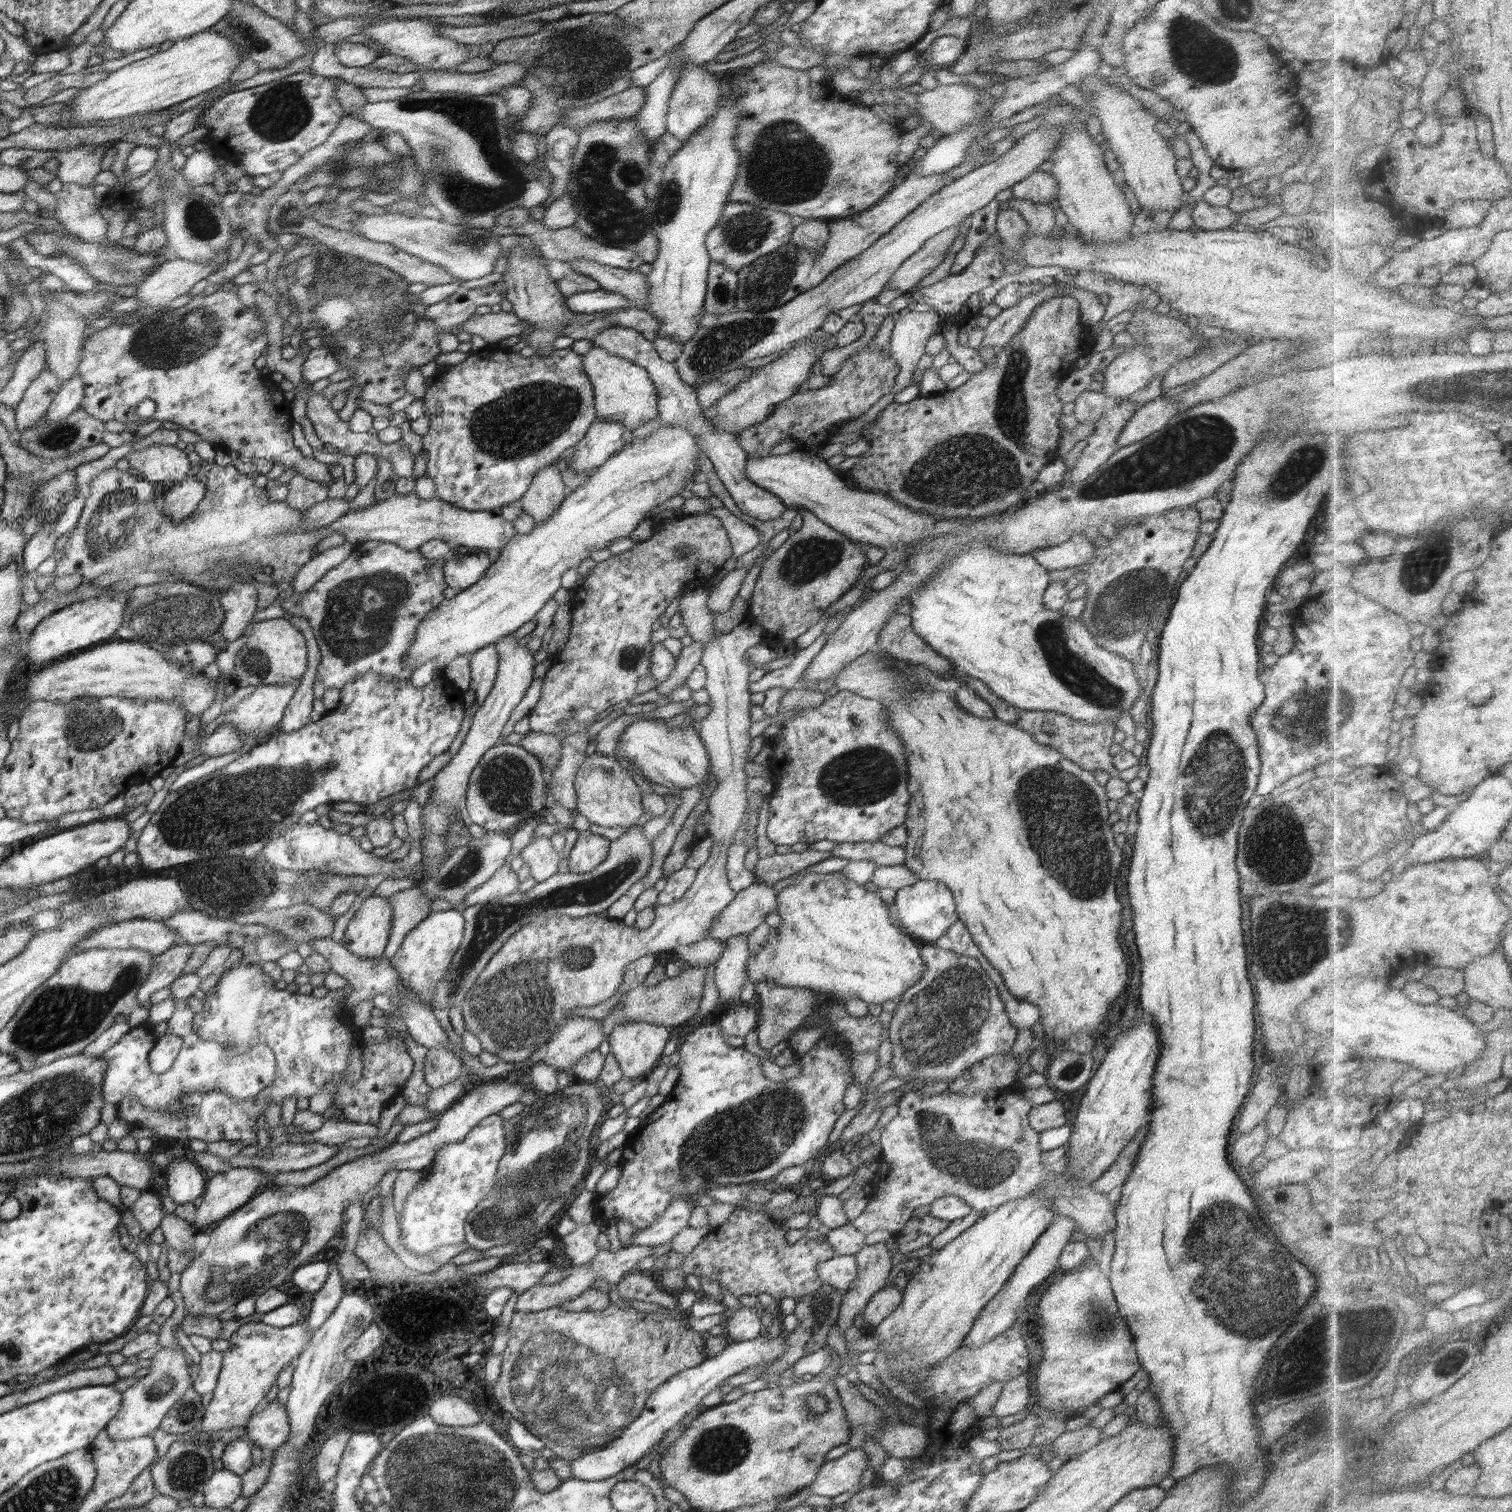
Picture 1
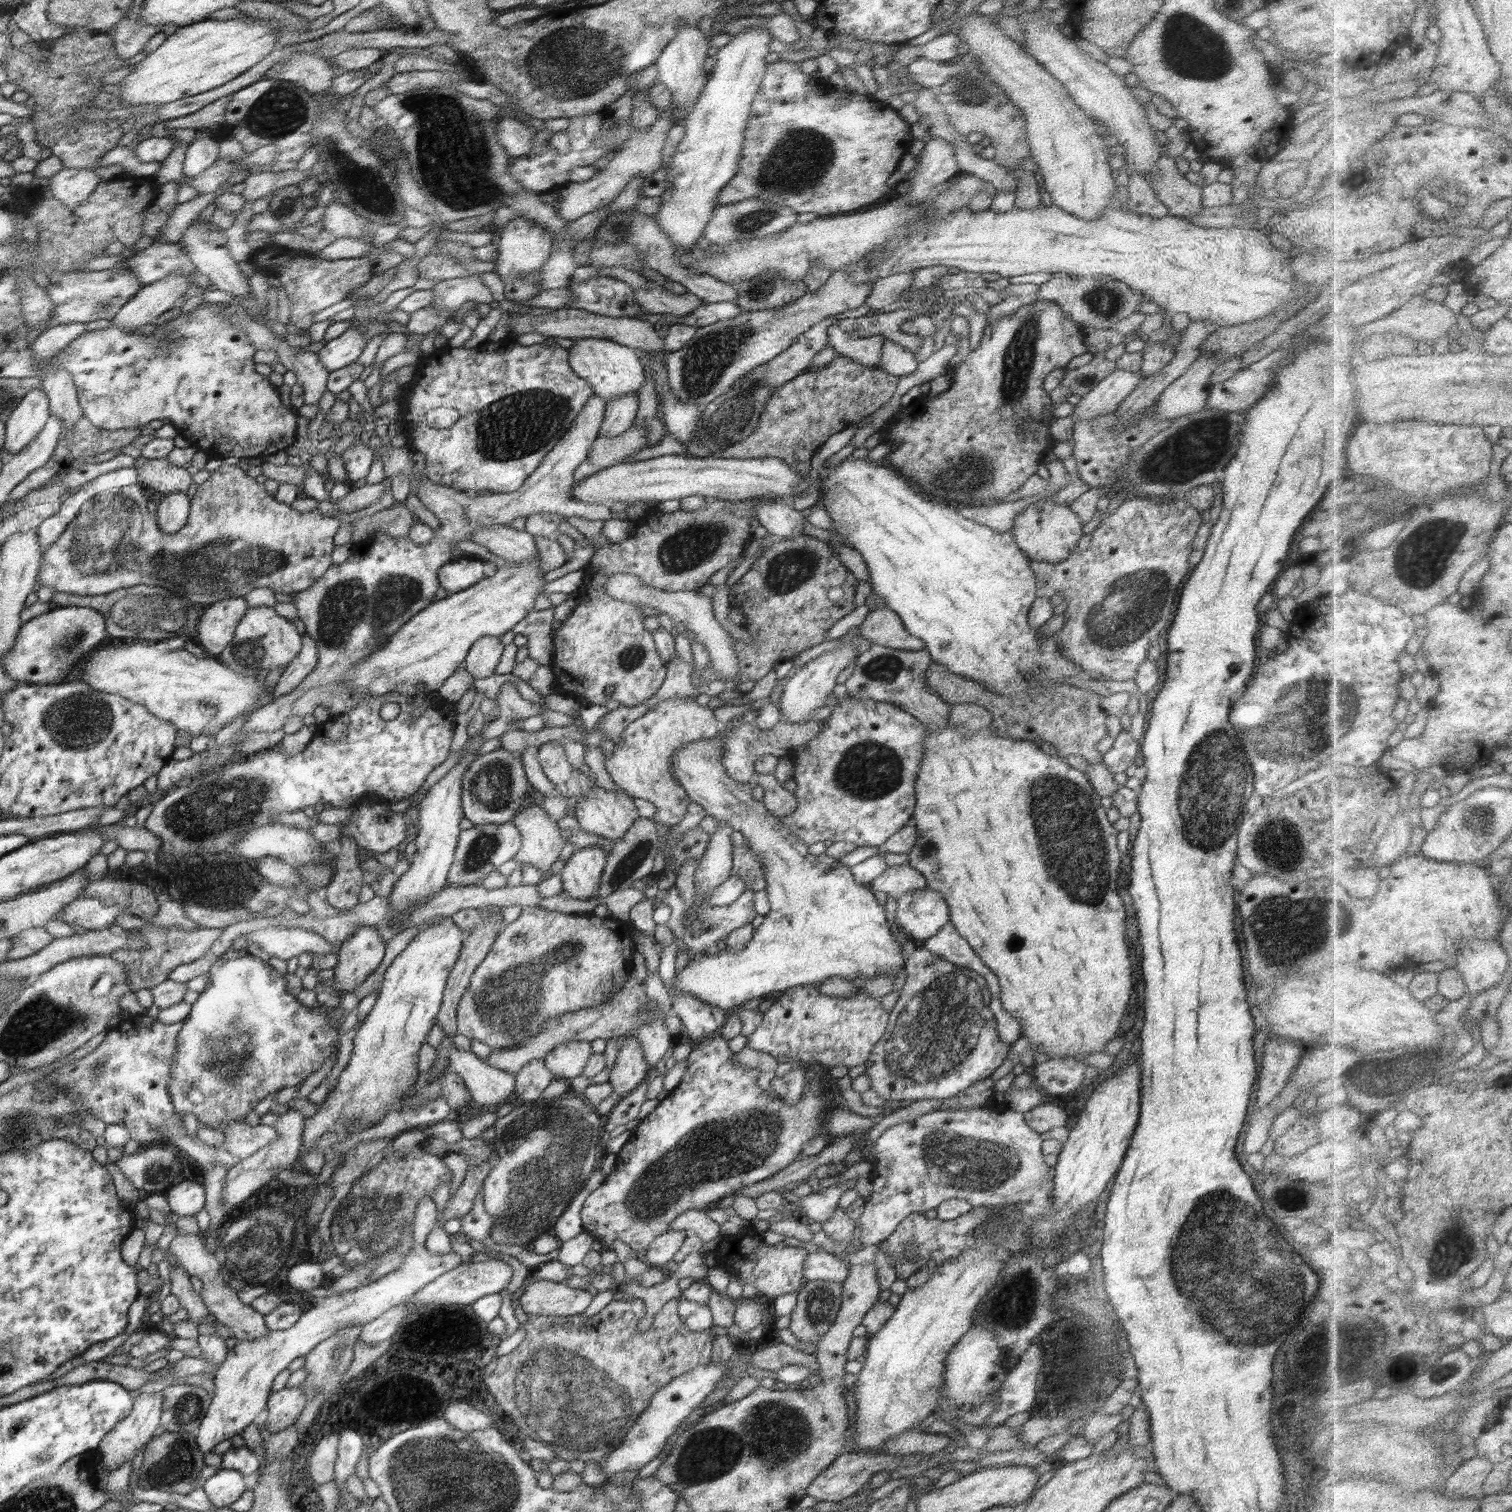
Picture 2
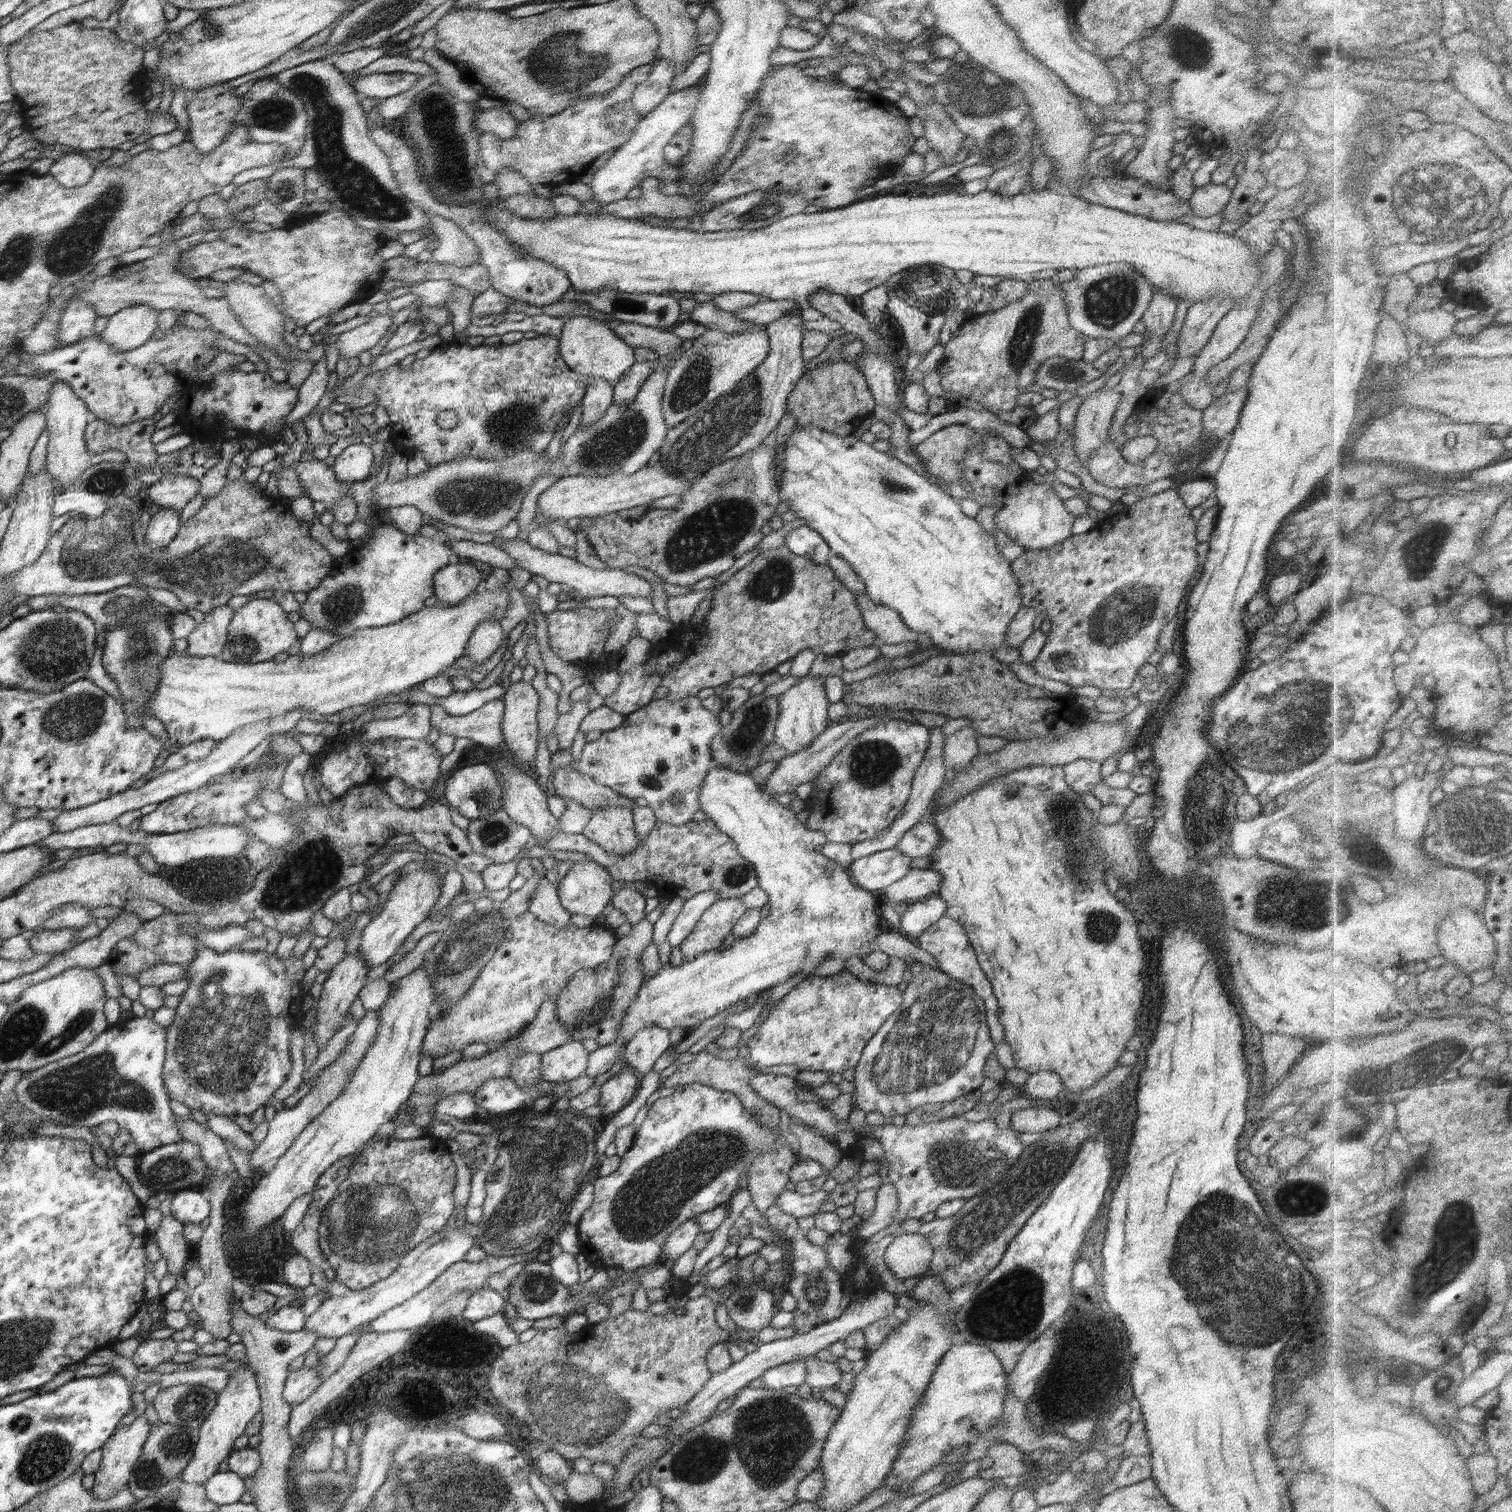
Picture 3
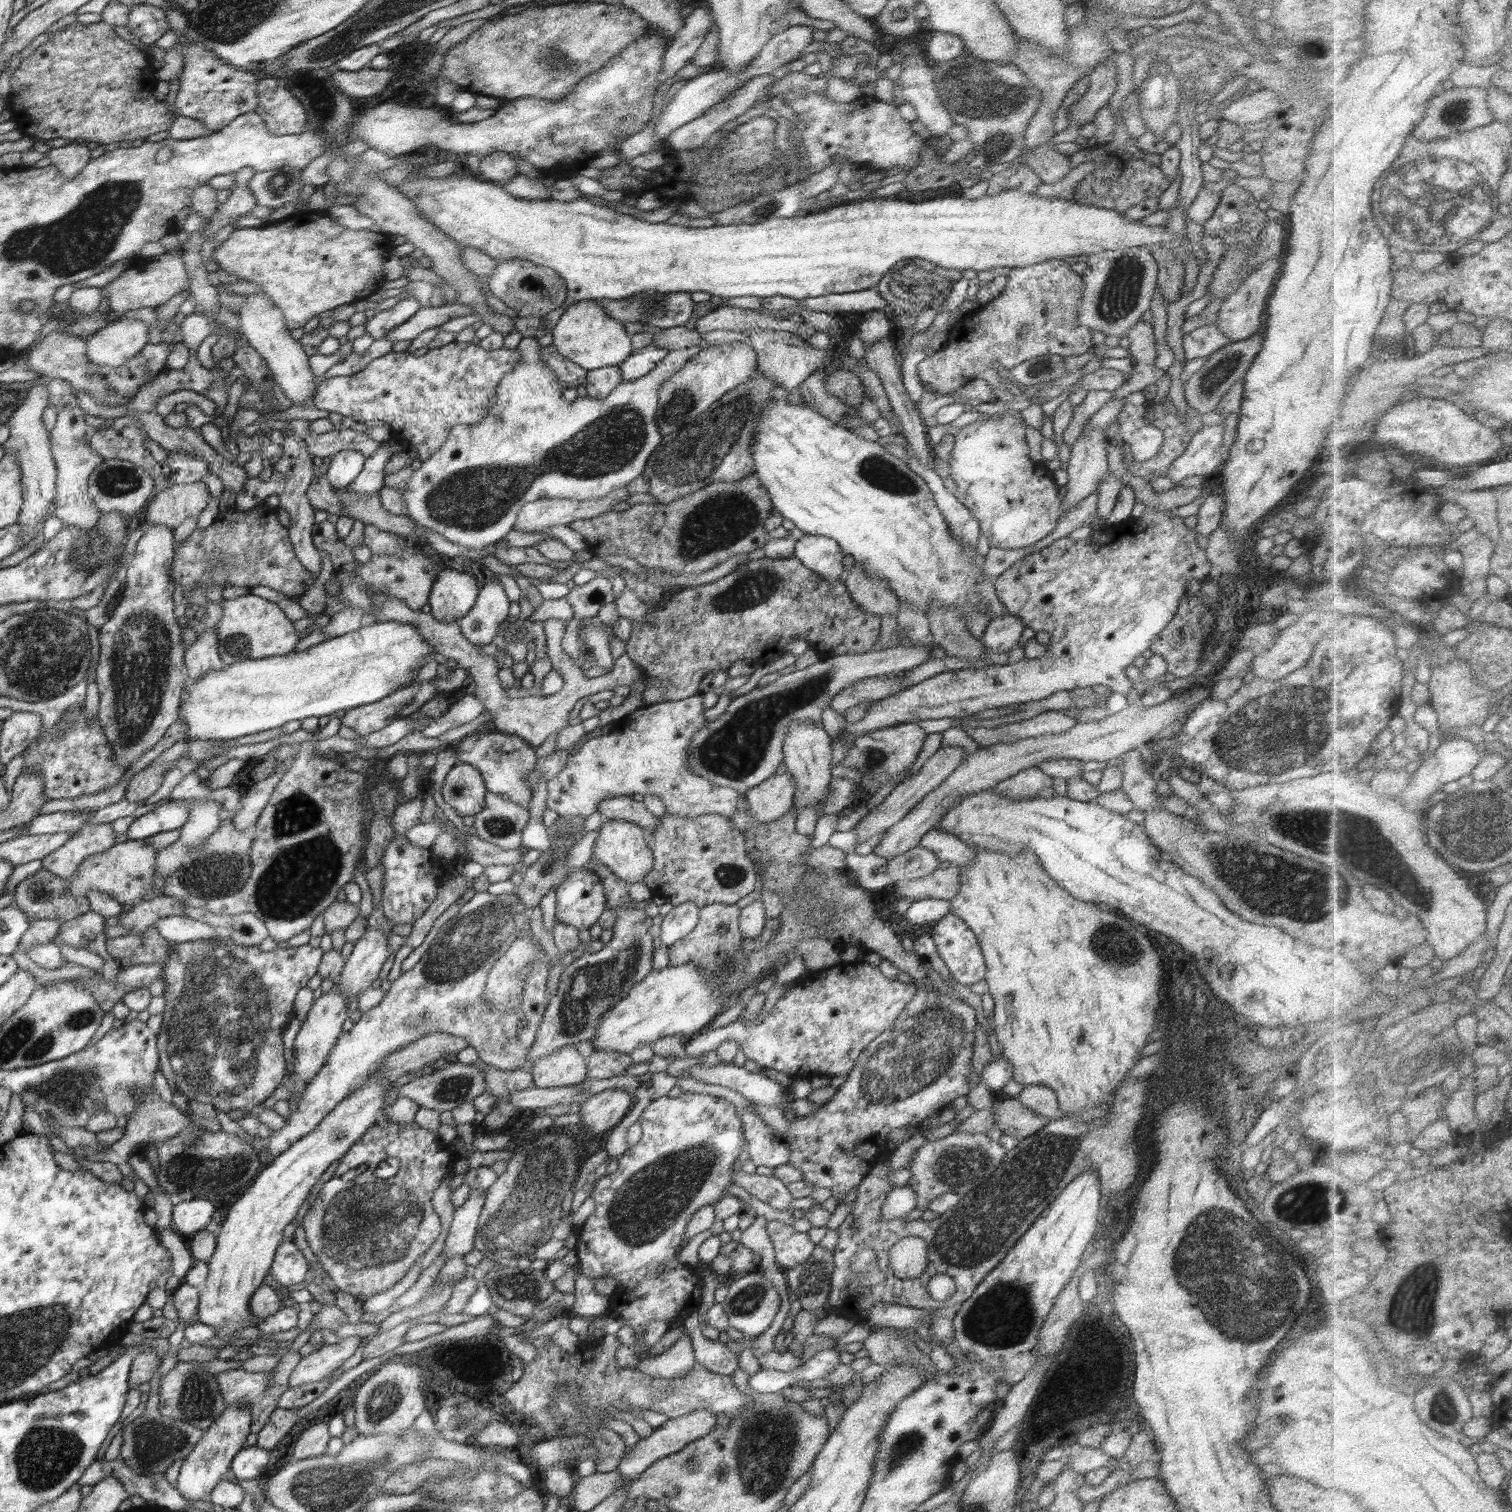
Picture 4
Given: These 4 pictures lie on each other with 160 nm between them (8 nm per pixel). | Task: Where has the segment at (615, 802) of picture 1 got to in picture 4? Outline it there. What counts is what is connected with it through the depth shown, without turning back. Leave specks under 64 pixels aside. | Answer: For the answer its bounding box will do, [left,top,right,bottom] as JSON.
[593,820,655,883]

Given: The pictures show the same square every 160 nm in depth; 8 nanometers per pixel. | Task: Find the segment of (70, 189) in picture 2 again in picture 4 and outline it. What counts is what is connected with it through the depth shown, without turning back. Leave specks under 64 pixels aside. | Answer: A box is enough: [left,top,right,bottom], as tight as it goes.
[48,143,91,177]

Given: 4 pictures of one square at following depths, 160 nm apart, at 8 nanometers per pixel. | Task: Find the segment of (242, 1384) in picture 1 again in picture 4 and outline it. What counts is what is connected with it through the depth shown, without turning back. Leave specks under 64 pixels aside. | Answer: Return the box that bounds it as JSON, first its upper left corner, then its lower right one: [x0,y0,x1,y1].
[176,1190,485,1501]

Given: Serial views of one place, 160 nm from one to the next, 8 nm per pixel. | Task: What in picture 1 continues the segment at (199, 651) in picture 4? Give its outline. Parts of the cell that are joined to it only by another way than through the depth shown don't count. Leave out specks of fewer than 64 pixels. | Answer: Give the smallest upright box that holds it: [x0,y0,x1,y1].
[213,583,258,644]

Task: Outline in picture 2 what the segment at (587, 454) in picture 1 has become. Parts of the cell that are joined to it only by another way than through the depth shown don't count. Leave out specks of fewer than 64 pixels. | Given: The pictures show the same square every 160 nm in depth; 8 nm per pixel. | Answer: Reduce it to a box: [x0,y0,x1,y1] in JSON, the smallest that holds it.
[598,395,639,437]

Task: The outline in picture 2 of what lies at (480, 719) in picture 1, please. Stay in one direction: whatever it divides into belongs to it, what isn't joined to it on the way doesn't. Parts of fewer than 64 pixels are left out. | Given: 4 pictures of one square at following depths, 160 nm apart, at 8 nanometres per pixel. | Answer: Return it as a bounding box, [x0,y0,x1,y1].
[389,735,482,918]

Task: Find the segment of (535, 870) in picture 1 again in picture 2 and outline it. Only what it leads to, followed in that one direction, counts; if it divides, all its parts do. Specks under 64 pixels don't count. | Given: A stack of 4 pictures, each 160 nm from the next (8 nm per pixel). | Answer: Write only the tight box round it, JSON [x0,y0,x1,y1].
[511,798,565,876]

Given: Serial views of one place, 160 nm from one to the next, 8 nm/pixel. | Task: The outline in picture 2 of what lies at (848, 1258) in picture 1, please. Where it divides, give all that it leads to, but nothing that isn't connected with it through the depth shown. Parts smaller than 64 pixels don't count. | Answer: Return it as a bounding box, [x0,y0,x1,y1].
[803,1251,848,1284]

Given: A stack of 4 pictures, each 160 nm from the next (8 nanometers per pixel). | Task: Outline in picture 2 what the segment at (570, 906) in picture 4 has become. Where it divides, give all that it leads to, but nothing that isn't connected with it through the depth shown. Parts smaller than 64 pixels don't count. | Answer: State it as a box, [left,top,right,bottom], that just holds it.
[559,846,607,900]

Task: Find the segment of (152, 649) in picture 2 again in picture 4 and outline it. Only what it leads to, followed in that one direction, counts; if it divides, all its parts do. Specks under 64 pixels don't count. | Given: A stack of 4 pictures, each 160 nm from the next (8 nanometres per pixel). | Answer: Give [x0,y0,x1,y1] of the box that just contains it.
[181,622,434,741]

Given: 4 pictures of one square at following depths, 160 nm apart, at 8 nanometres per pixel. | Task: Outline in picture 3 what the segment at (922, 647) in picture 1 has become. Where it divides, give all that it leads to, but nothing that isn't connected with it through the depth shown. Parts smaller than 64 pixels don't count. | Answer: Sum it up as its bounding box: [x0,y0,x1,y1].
[855,594,918,644]

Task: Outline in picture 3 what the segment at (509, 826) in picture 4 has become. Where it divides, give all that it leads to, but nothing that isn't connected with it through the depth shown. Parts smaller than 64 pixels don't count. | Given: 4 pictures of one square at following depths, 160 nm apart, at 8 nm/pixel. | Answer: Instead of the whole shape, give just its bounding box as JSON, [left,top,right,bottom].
[466,808,533,864]

